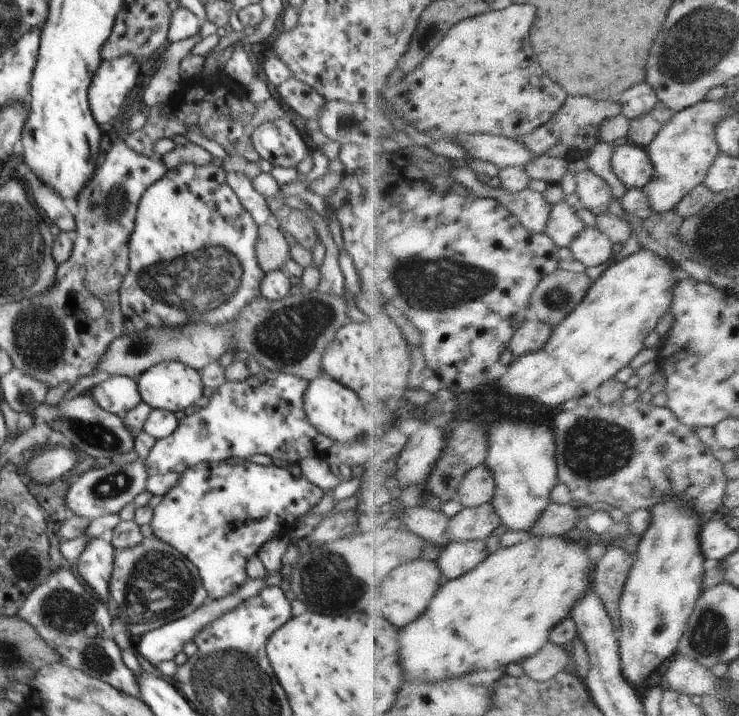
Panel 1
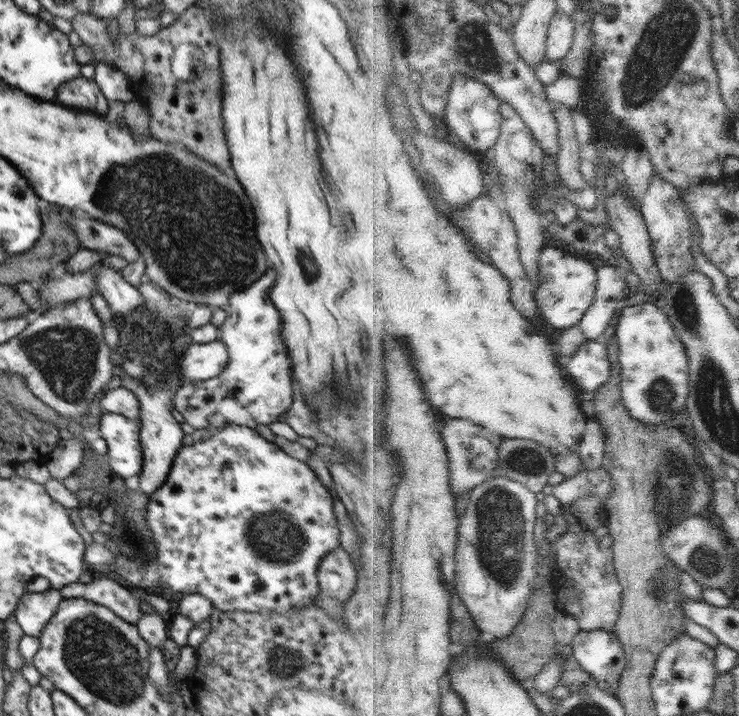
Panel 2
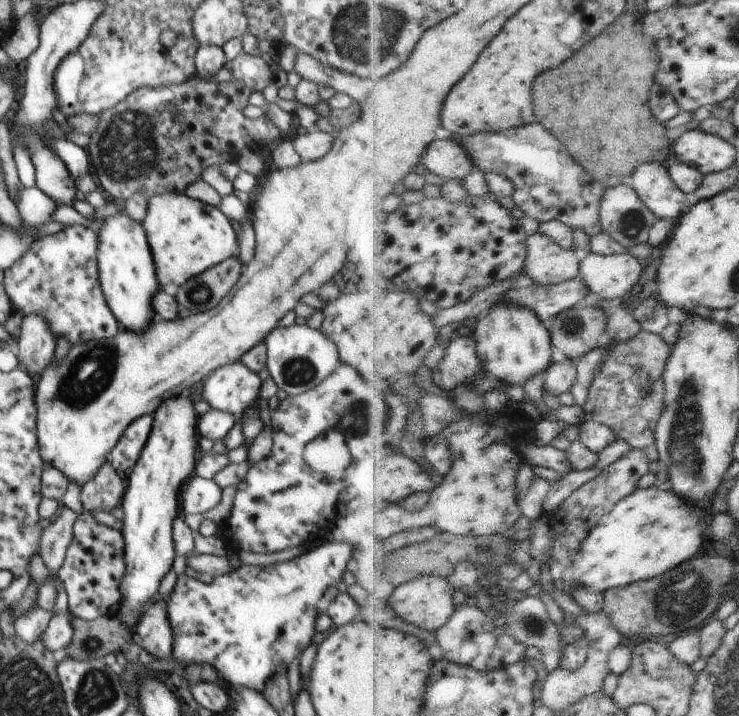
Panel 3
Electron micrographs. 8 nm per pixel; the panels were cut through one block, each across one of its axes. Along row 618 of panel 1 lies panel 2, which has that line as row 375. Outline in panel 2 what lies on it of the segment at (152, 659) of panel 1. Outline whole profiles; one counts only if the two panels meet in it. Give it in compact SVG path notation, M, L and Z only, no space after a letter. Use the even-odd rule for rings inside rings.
M218 339L206 344L190 343L178 358L179 376L183 380L201 381L224 372L228 350Z

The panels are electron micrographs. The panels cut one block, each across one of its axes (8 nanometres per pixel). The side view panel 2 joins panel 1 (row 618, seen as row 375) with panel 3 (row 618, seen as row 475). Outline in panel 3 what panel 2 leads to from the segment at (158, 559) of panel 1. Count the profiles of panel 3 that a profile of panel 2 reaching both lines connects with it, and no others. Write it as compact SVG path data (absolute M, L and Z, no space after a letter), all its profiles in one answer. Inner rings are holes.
M165 597L142 613L136 624L135 640L156 660L168 659L172 655L174 634L168 620Z

